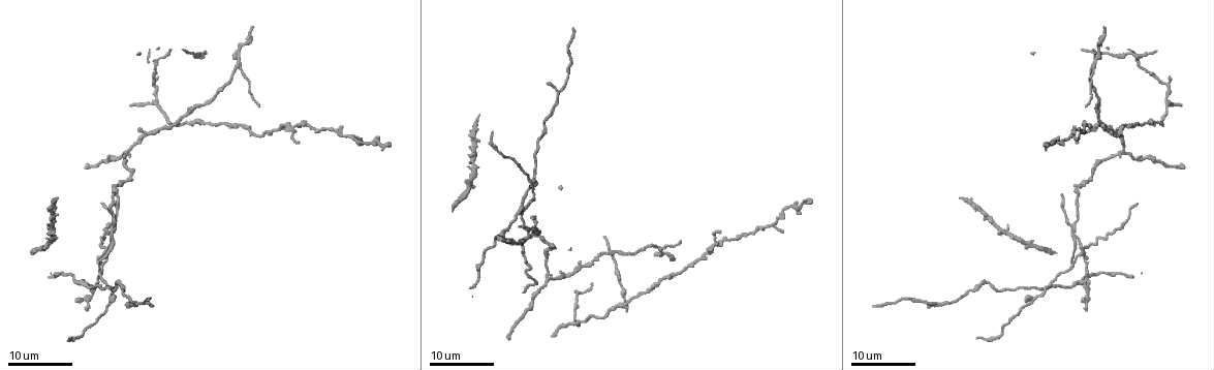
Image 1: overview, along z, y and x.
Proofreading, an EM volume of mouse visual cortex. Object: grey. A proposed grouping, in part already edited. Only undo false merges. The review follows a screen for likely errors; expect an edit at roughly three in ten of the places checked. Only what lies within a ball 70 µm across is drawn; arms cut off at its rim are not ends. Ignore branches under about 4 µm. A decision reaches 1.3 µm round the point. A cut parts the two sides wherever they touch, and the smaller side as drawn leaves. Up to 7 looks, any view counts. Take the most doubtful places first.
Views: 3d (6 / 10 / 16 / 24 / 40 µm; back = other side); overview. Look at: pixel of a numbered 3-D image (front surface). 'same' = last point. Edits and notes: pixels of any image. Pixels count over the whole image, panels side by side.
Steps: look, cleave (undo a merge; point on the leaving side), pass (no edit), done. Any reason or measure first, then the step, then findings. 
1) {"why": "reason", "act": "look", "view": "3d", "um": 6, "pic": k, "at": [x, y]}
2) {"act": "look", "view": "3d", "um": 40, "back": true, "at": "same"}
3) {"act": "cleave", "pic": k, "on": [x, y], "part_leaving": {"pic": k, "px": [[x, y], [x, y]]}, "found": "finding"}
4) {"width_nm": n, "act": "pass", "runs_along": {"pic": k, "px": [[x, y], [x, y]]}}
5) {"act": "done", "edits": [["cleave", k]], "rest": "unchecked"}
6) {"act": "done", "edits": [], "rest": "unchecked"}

{"why": "four arms meet", "act": "look", "view": "3d", "um": 16, "pic": 1, "at": [1124, 153]}

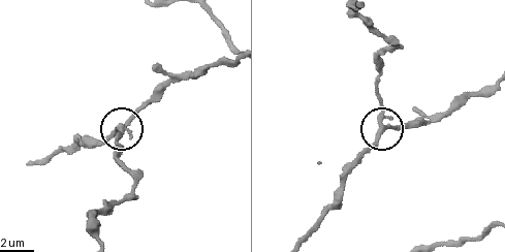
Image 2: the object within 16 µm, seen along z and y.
{"why": "zoom in", "act": "look", "view": "3d", "um": 10, "pic": 2, "at": [120, 129]}

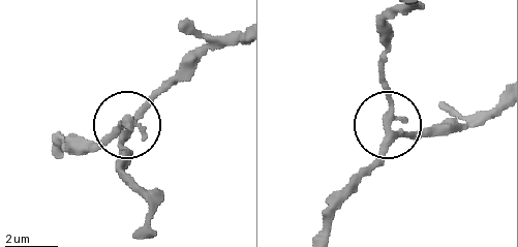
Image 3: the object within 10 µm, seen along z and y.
{"arms": 4, "act": "pass", "runs_along": {"pic": 3, "px": [[492, 105], [461, 123], [390, 127], [382, 150], [343, 187]]}, "found": "all the same cell"}

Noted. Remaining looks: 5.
{"why": "three-way junction", "act": "look", "view": "3d", "um": 16, "pic": 1, "at": [1093, 67]}

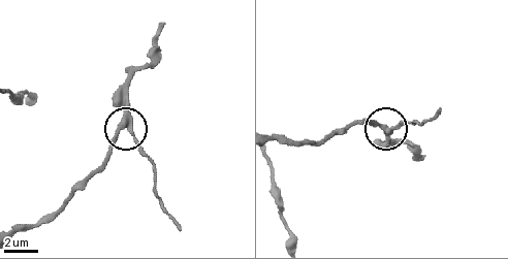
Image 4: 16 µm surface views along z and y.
{"why": "zoom in", "act": "look", "view": "3d", "um": 6, "pic": 4, "at": [389, 129]}

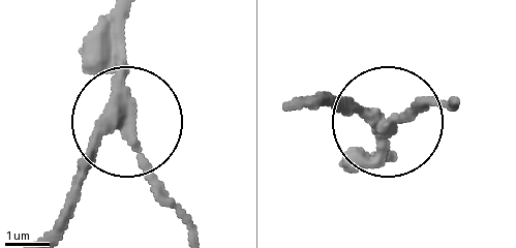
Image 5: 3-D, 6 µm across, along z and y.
{"width_nm": 280, "act": "cleave", "pic": 5, "on": [145, 166], "found": "two cells meet here"}

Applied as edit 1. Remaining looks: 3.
{"act": "look", "view": "overview"}

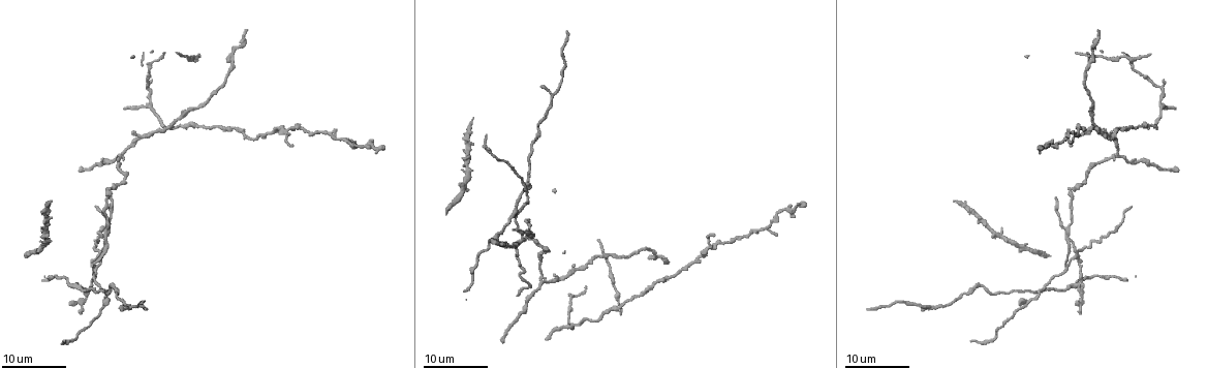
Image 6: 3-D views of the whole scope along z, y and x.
{"why": "two arms in line, one across", "act": "look", "view": "3d", "um": 16, "pic": 6, "at": [1065, 230]}

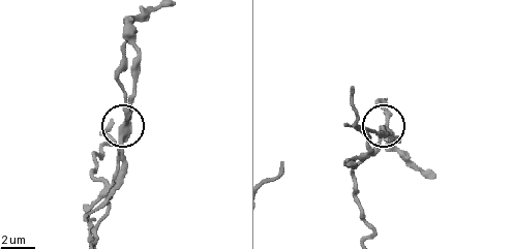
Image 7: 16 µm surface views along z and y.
{"why": "zoom in", "act": "look", "view": "3d", "um": 6, "pic": 7, "at": [125, 122]}

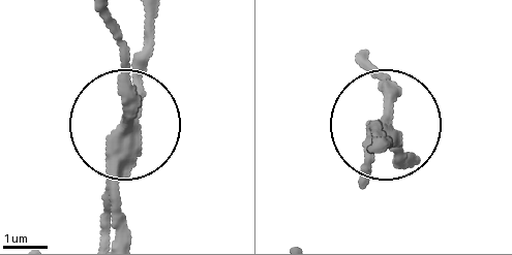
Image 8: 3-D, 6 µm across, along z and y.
{"arms": 3, "act": "cleave", "pic": 8, "on": [123, 65], "part_leaving": {"pic": 8, "px": [[131, 118], [113, 18]]}, "found": "a second cell is stuck on"}

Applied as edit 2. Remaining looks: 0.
{"act": "done", "edits": [["cleave", 5], ["cleave", 8]], "rest": "unchecked"}

